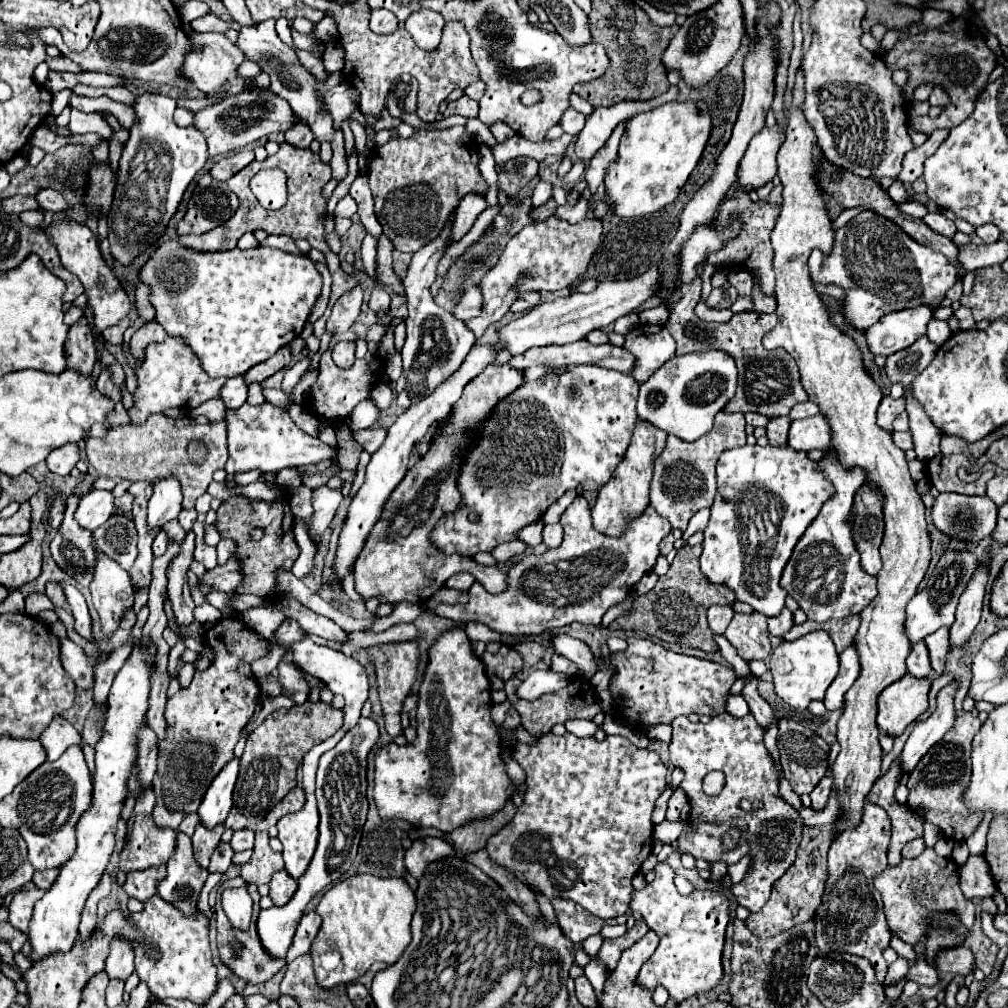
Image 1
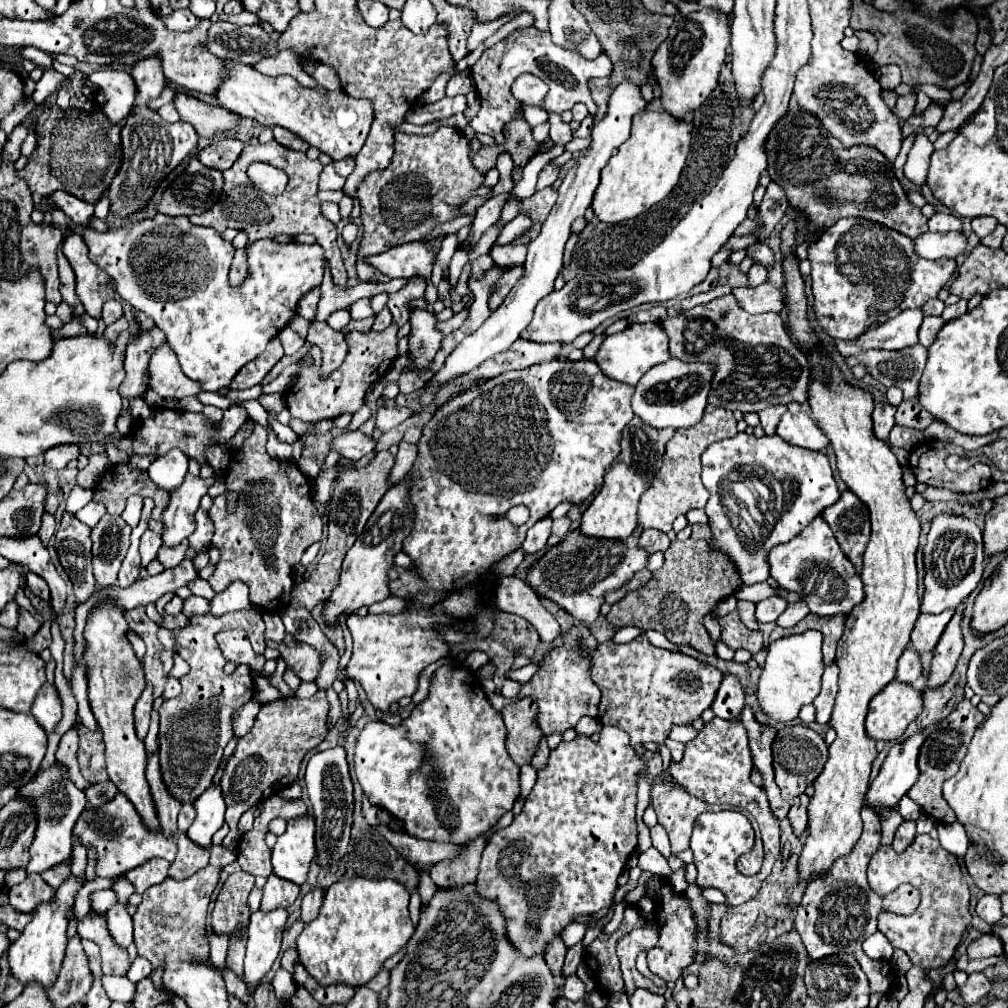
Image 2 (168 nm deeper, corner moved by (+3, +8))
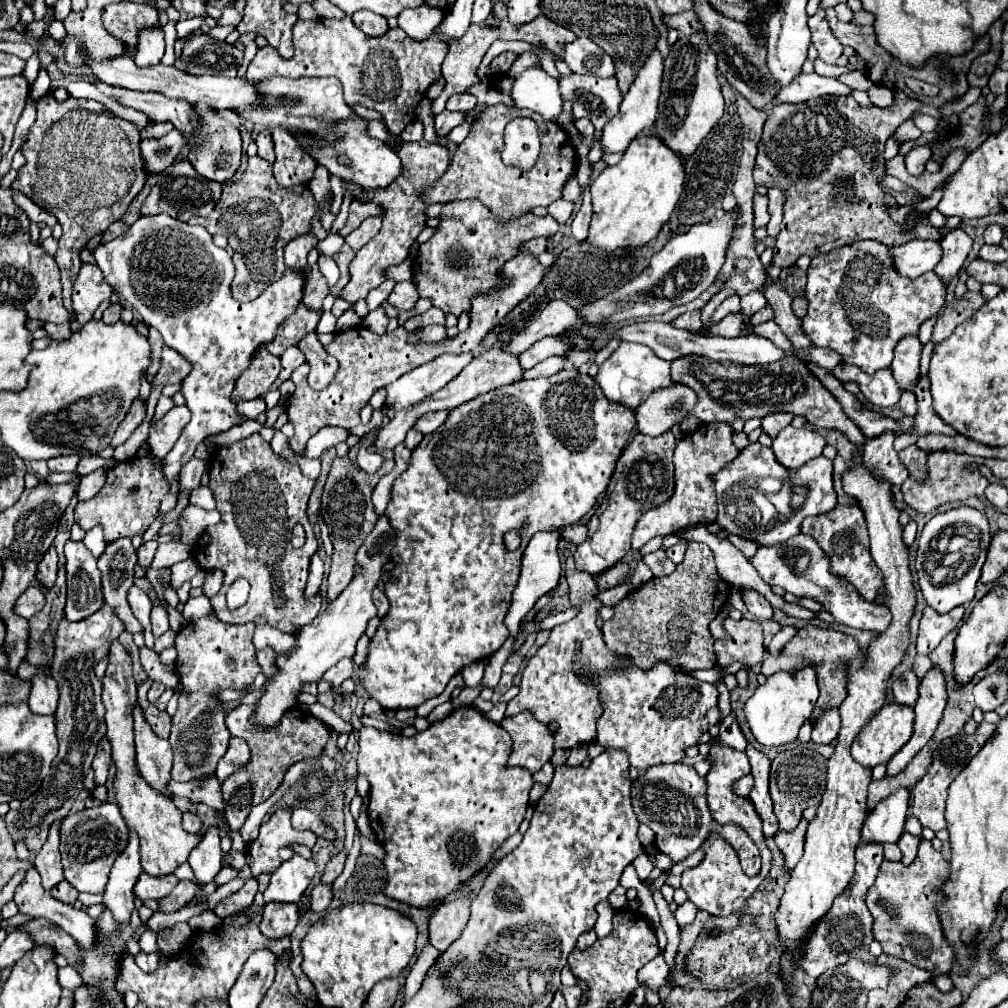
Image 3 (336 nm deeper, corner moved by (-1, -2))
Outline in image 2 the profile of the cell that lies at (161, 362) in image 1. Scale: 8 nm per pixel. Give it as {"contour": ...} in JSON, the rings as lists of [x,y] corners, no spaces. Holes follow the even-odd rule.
{"contour":[[[165,343],[157,353],[151,357],[149,363],[149,387],[159,395],[159,397],[189,397],[189,395],[199,395],[201,387],[197,381],[191,381],[189,377],[183,375],[177,355],[173,349]]]}

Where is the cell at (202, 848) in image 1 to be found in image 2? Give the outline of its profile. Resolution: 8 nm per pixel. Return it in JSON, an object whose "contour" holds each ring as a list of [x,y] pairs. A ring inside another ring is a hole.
{"contour":[[[179,833],[177,837],[177,857],[171,863],[169,869],[169,877],[175,881],[183,881],[187,877],[191,877],[193,873],[197,873],[199,869],[207,867],[209,863],[209,849],[203,849],[199,845],[195,845],[193,841],[189,841],[189,837],[185,833]]]}

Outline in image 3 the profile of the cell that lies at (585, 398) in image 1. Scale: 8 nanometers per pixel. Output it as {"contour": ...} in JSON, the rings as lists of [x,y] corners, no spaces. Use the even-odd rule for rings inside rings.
{"contour":[[[563,369],[551,377],[539,377],[539,379],[521,379],[517,383],[497,387],[485,395],[477,395],[477,399],[471,399],[455,409],[449,411],[447,421],[433,431],[431,435],[425,435],[419,447],[413,451],[411,463],[403,475],[399,475],[393,483],[393,495],[391,503],[385,511],[385,515],[391,521],[391,527],[397,531],[397,547],[393,549],[391,559],[397,563],[397,567],[391,571],[395,581],[385,585],[385,595],[389,597],[391,609],[389,613],[381,619],[381,625],[377,627],[377,633],[373,635],[369,647],[367,647],[367,657],[363,665],[355,667],[357,673],[357,683],[365,689],[365,693],[375,699],[385,711],[397,711],[397,709],[415,709],[421,703],[425,703],[431,697],[437,697],[443,693],[447,687],[449,679],[461,671],[461,667],[481,661],[483,657],[493,655],[509,637],[509,631],[503,623],[509,603],[511,603],[511,593],[517,585],[519,579],[519,569],[521,569],[521,555],[529,543],[529,539],[537,531],[551,531],[551,529],[561,529],[567,525],[577,523],[599,499],[601,493],[605,493],[611,475],[615,471],[617,459],[627,445],[631,431],[635,427],[635,411],[617,403],[609,401],[601,387],[595,383],[593,377],[587,373],[581,373],[579,369]],[[511,529],[517,529],[521,535],[521,545],[517,551],[509,551],[503,543],[503,535]]]}

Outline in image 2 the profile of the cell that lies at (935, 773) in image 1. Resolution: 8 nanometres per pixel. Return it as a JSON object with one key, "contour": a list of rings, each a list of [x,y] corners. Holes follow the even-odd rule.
{"contour":[[[963,699],[961,705],[957,705],[957,709],[945,719],[939,721],[937,725],[933,725],[933,729],[929,731],[925,743],[921,745],[921,753],[919,753],[919,779],[915,781],[915,785],[909,789],[909,797],[921,805],[921,809],[933,817],[939,823],[953,823],[955,815],[951,811],[951,807],[947,805],[947,801],[941,795],[941,785],[947,779],[947,775],[955,775],[959,769],[959,763],[963,761],[963,757],[967,755],[967,747],[971,743],[973,733],[977,731],[977,727],[983,723],[985,715],[971,705],[969,699]]]}

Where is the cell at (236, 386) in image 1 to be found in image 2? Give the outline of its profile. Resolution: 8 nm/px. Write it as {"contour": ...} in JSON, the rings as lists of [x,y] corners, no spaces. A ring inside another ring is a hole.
{"contour":[[[256,399],[256,408],[254,408],[254,401],[247,400],[241,402],[241,405],[247,409],[247,412],[249,413],[249,417],[256,423],[262,425],[266,430],[268,434],[268,440],[269,439],[275,439],[275,434],[271,429],[268,427],[267,423],[267,411],[263,408],[263,406],[260,404],[258,399]]]}

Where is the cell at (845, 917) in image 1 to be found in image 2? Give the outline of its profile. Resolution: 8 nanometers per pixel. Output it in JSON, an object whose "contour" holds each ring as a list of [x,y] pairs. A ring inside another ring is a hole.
{"contour":[[[863,807],[861,811],[863,819],[863,835],[857,841],[853,853],[847,857],[841,857],[833,863],[833,869],[825,875],[825,879],[811,881],[805,889],[805,895],[799,903],[797,917],[795,917],[795,929],[803,939],[803,945],[811,959],[821,959],[835,953],[849,953],[853,955],[861,969],[865,971],[869,979],[871,993],[889,993],[895,983],[893,965],[889,961],[873,961],[865,955],[861,949],[863,941],[877,931],[877,919],[881,911],[891,911],[897,915],[909,915],[917,909],[917,905],[885,905],[883,897],[877,897],[867,885],[867,863],[871,855],[879,849],[881,841],[881,825],[877,813],[873,813],[869,807]]]}

